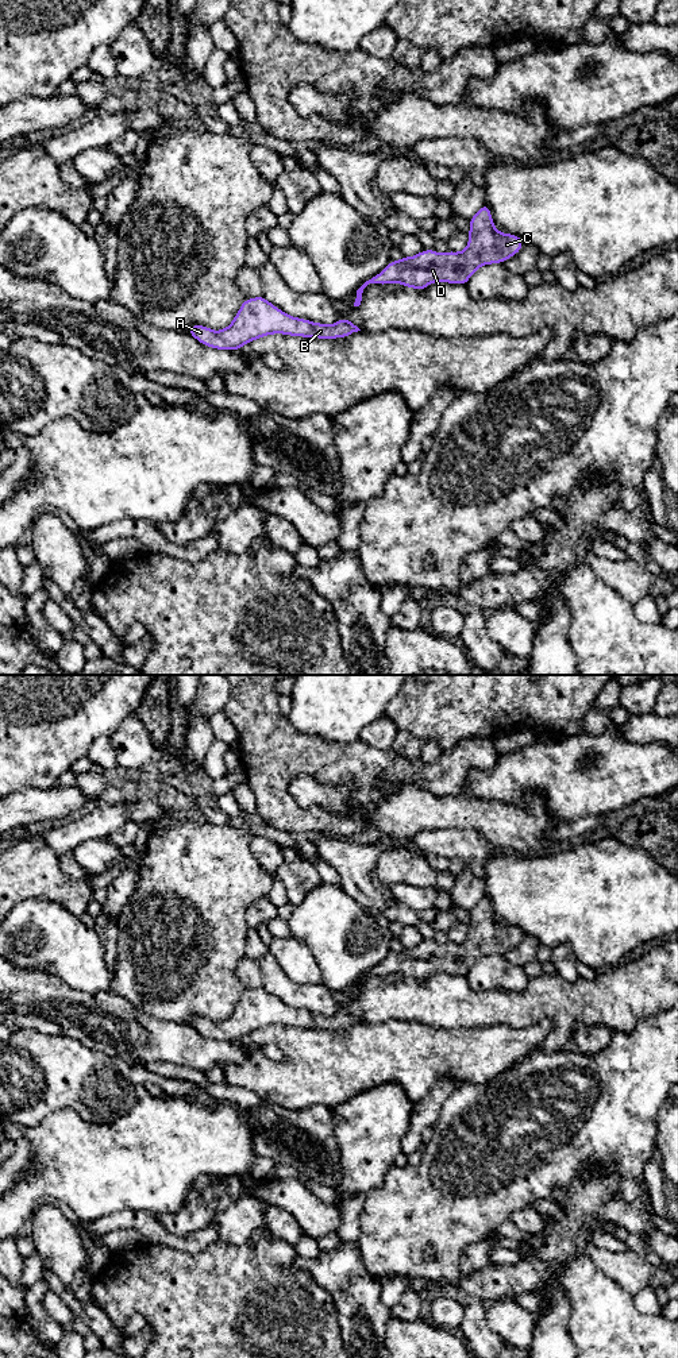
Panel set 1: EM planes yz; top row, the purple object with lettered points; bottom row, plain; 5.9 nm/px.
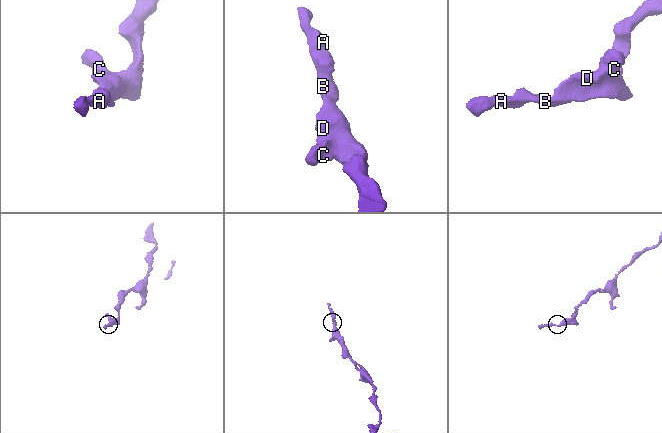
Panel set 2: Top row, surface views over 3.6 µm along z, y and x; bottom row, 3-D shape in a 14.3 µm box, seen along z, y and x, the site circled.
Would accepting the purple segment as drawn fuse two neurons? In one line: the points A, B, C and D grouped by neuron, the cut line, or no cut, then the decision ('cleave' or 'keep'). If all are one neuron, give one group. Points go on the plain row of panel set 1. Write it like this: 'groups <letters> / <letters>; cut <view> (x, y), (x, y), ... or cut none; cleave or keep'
groups A B C D; cut none; keep

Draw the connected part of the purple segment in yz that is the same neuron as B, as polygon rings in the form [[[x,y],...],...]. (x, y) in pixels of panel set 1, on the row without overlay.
[[[263,987],[246,989],[232,1014],[221,1021],[212,1022],[205,1016],[193,1015],[188,1019],[196,1031],[215,1041],[238,1042],[247,1034],[273,1025],[289,1027],[338,1030],[361,1022],[347,1008],[332,1016],[312,1014],[286,1006]]]

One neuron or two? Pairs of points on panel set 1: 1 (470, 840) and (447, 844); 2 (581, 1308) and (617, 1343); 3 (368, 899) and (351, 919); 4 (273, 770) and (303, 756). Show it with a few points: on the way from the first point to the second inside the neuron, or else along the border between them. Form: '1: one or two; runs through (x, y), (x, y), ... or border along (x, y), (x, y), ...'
1: one; runs through (465, 844), (453, 844)
2: one; runs through (590, 1316), (608, 1334)
3: two; border along (341, 887), (363, 906), (381, 910), (390, 921)
4: one; runs through (280, 763), (287, 756), (296, 756)

